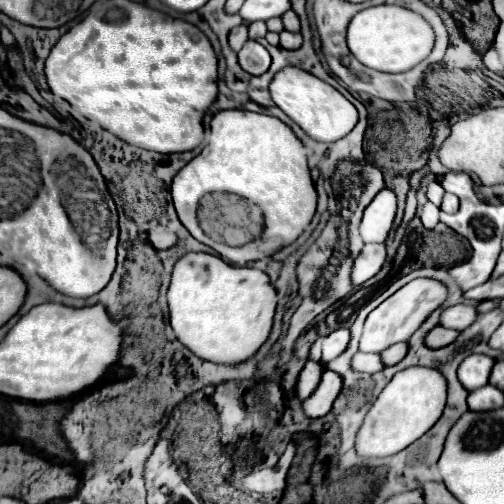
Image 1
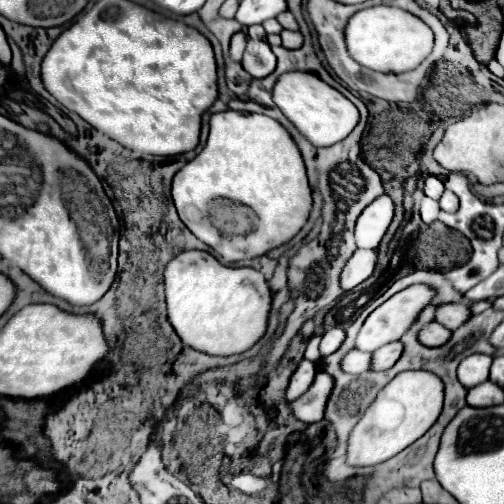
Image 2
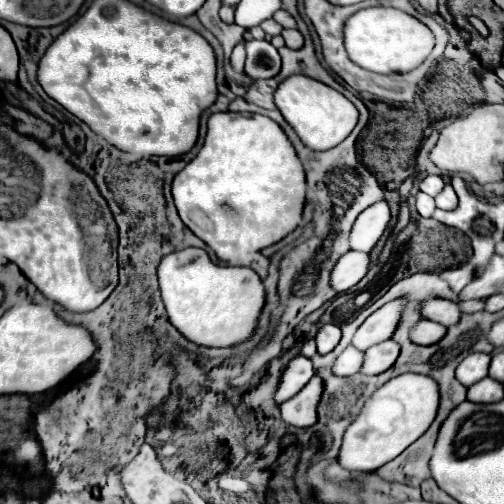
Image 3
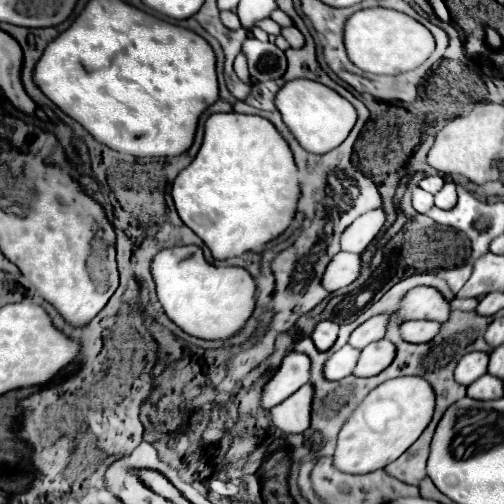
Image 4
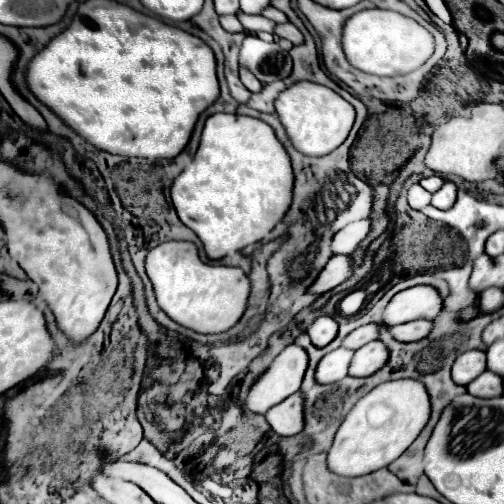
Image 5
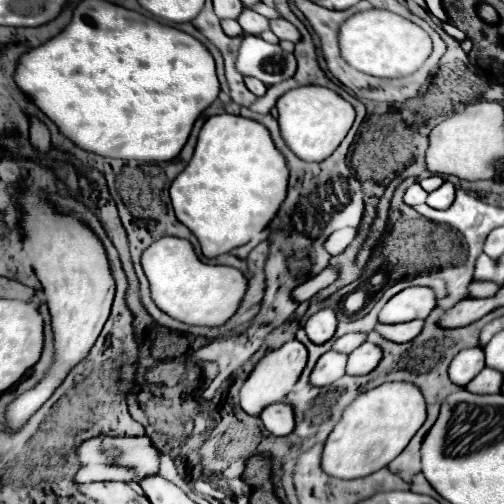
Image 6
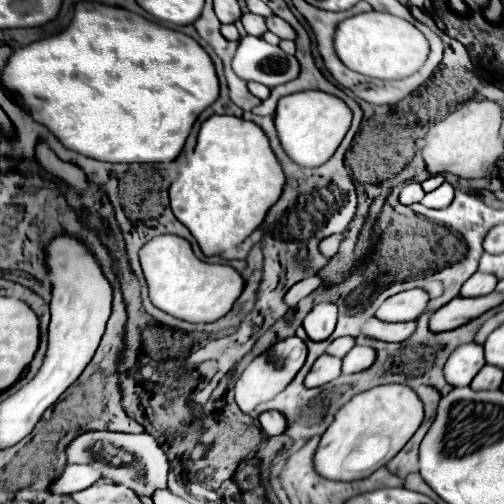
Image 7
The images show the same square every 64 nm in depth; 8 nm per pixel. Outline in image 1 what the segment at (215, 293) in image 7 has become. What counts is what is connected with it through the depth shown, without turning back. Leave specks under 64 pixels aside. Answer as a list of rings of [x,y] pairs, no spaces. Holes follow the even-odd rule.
[[[188,252],[172,268],[168,308],[170,326],[186,348],[210,362],[236,364],[266,342],[276,310],[276,290],[258,268],[228,266],[218,256]]]

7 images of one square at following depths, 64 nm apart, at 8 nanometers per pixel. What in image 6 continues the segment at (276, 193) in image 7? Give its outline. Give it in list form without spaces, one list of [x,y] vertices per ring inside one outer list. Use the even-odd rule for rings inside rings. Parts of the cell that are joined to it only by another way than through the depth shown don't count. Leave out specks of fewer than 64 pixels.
[[[218,114],[210,116],[204,122],[192,160],[170,186],[170,200],[176,218],[184,226],[188,226],[192,234],[198,238],[202,254],[206,258],[214,258],[230,252],[236,246],[250,242],[256,234],[260,234],[268,226],[268,220],[272,220],[272,214],[276,214],[276,208],[280,208],[286,186],[288,186],[286,160],[276,150],[268,130],[250,118]]]

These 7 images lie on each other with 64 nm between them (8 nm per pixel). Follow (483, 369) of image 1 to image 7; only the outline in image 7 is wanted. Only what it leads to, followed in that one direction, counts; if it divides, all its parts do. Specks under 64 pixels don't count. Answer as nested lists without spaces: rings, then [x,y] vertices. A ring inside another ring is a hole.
[[[460,344],[446,360],[444,378],[450,386],[468,386],[484,364],[484,348],[480,344]]]

